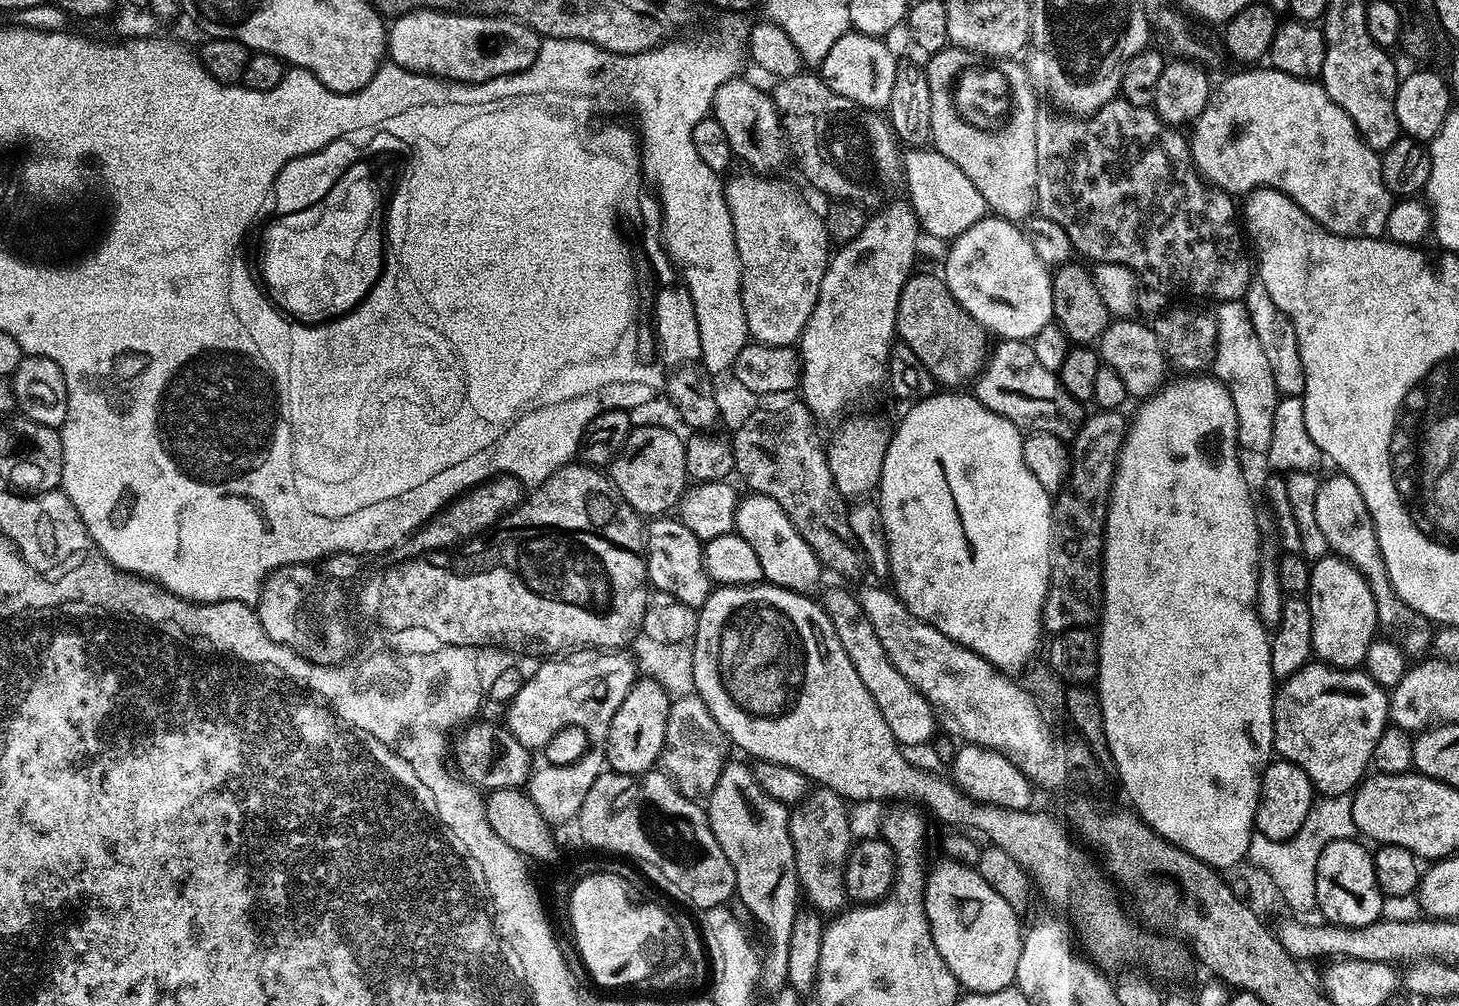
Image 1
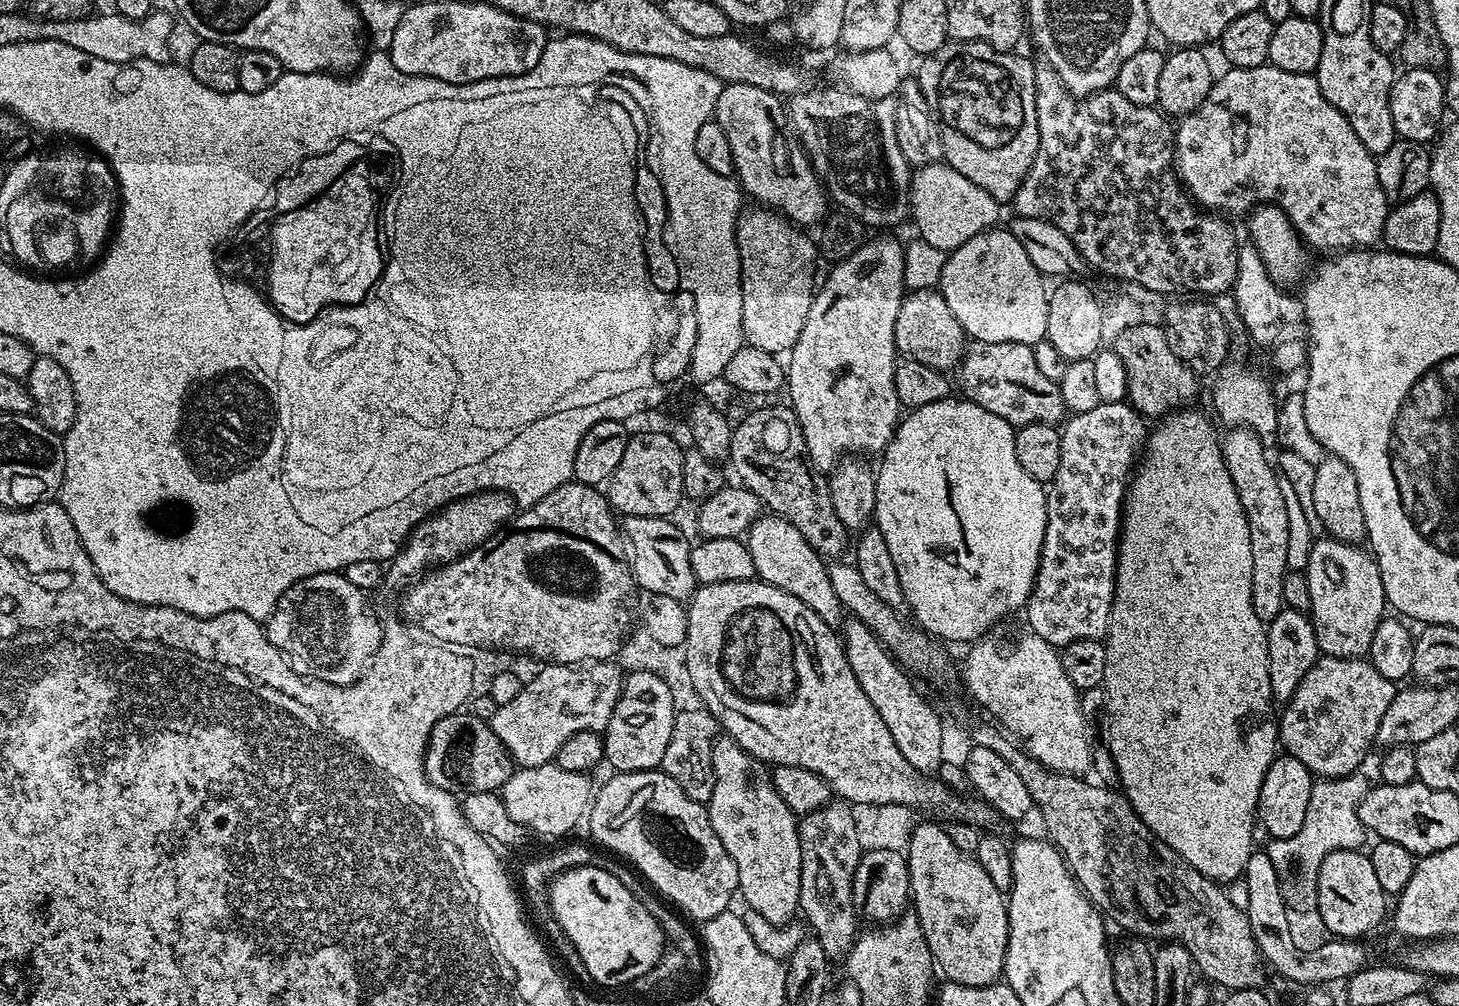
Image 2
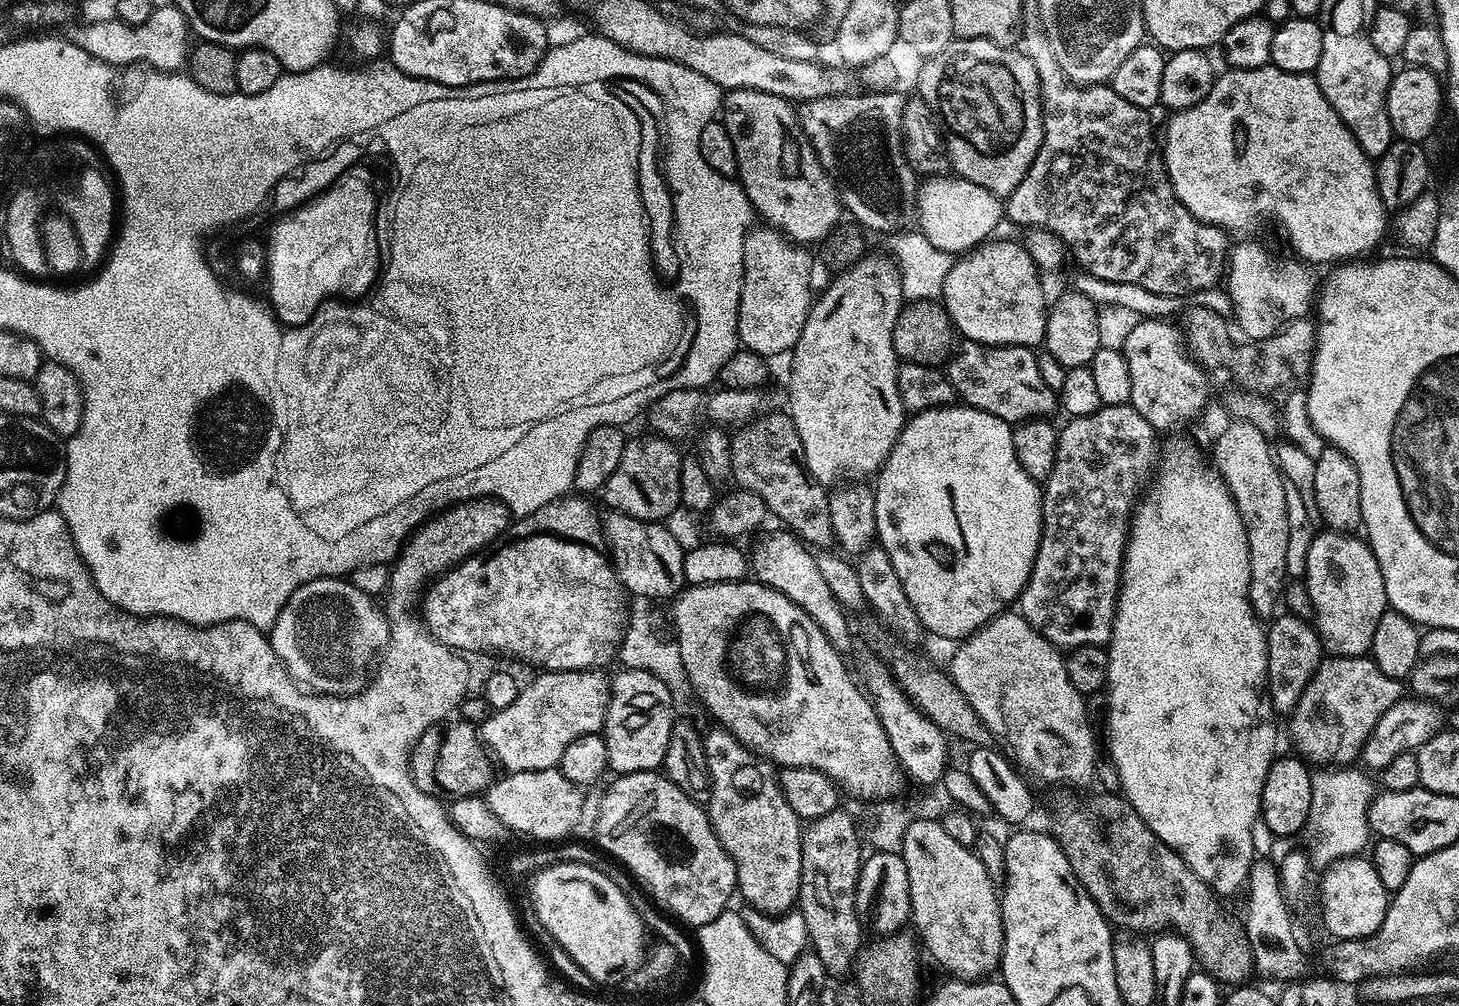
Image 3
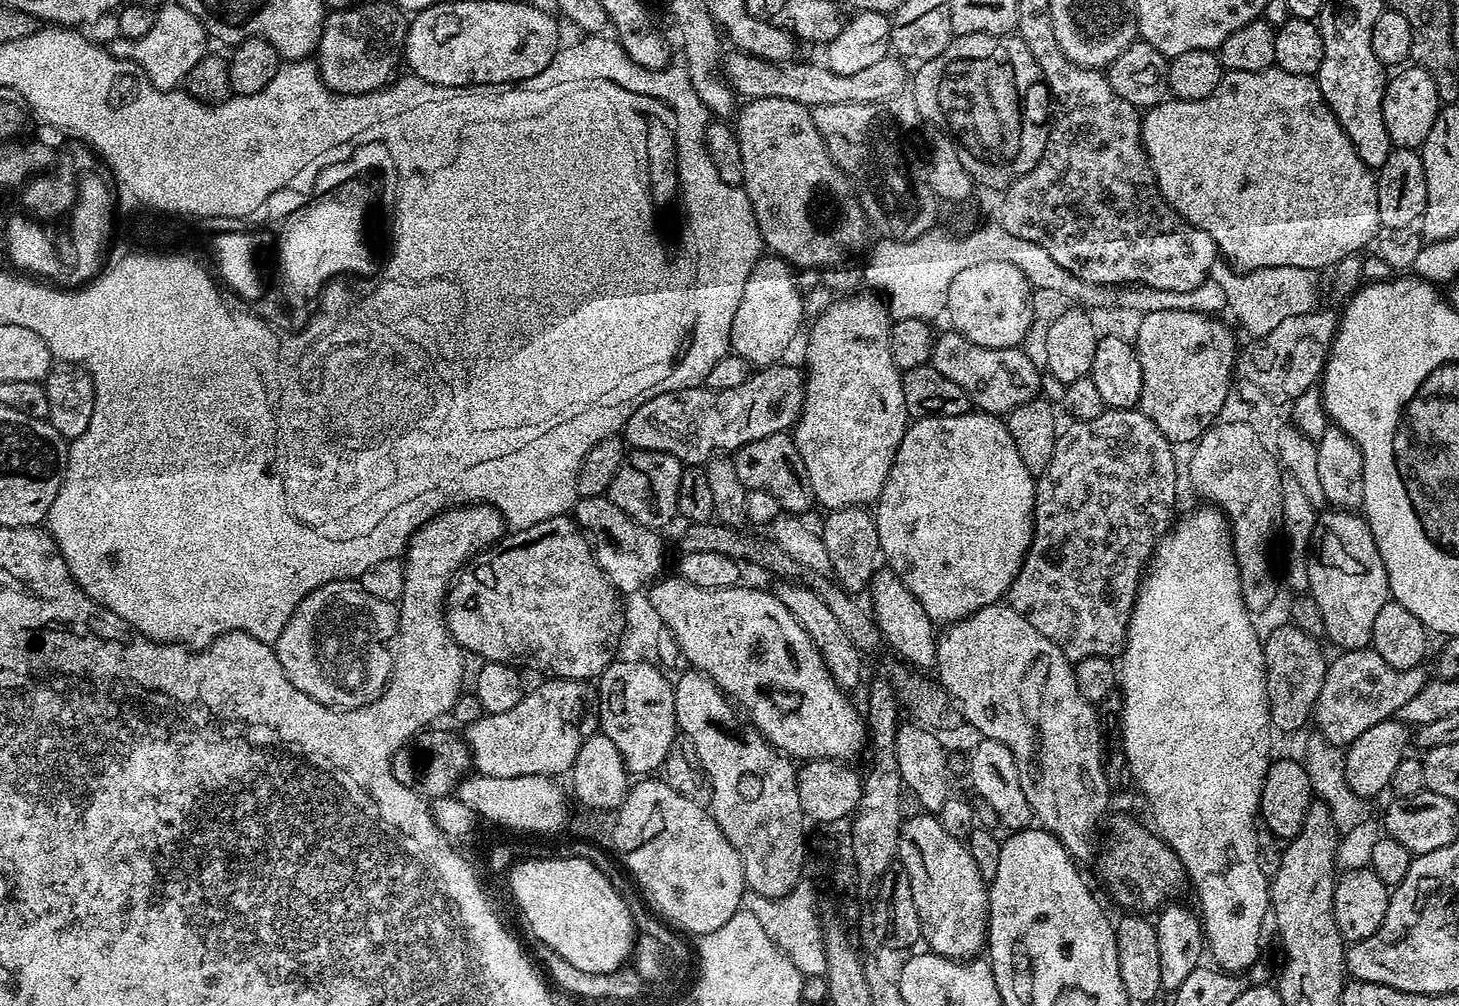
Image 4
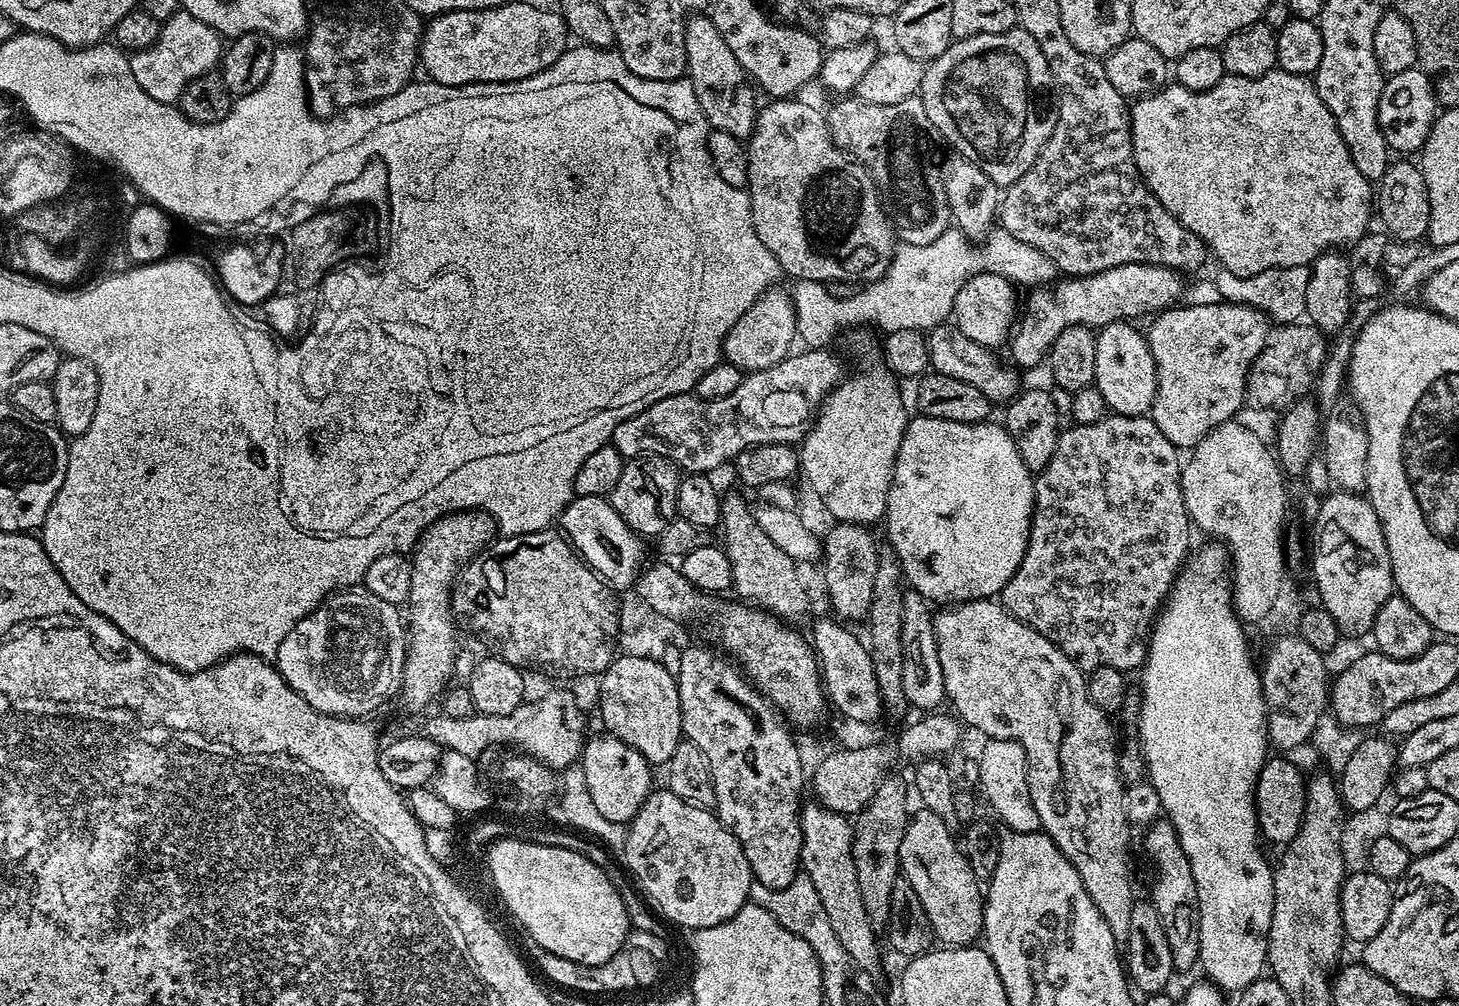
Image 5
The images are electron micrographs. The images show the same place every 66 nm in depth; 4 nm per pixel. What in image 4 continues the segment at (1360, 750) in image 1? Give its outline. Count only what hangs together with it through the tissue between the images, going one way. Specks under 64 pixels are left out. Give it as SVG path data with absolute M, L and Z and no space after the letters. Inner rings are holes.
M1371 646L1336 655L1340 656L1331 657L1314 709L1315 731L1331 744L1350 745L1358 734L1366 734L1370 726L1393 719L1406 702L1420 693L1426 679L1423 667L1395 669Z

